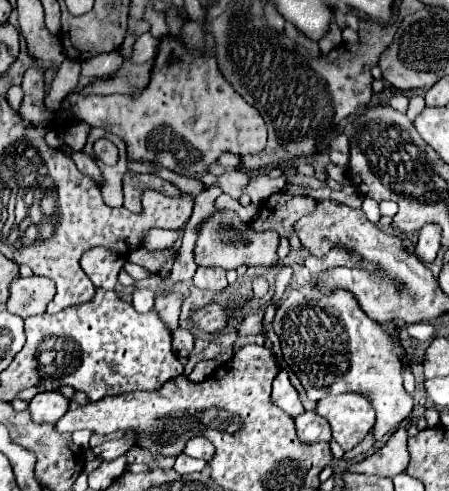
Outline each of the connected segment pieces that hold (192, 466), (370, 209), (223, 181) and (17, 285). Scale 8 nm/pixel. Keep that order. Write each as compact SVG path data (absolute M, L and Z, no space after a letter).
M184 453L176 457L176 463L174 463L174 471L184 475L184 473L194 473L194 471L202 471L206 467L206 463L202 459L192 459L192 457L186 457Z
M364 197L364 203L362 203L362 211L366 213L366 217L372 221L372 223L378 223L380 219L380 211L378 211L378 203L370 197Z
M224 171L219 177L208 173L200 177L192 176L192 178L199 179L206 187L217 184L224 193L228 193L236 199L240 199L240 195L244 193L244 185L248 185L248 181L250 181L250 177L242 171Z
M16 277L10 285L10 299L6 303L10 313L20 317L40 315L46 311L46 305L54 299L56 287L48 277Z

